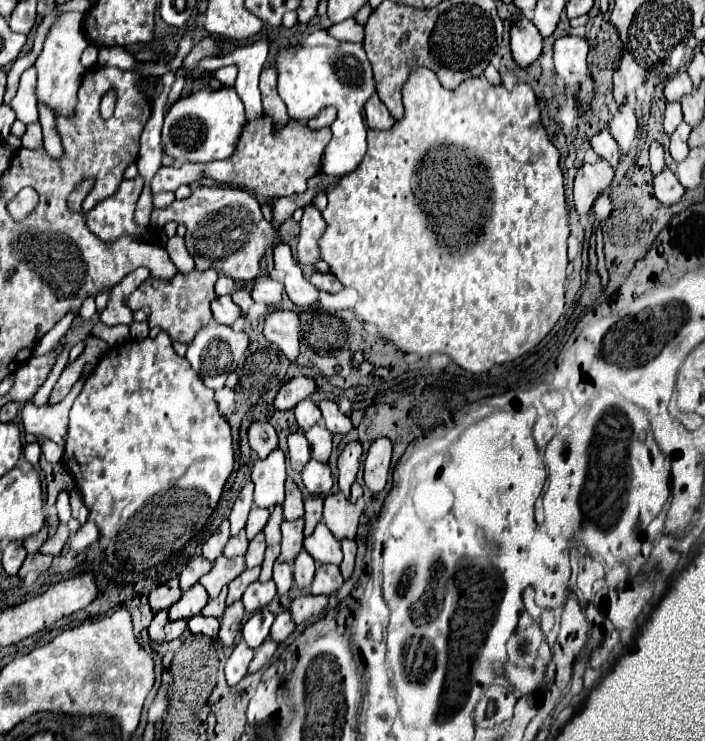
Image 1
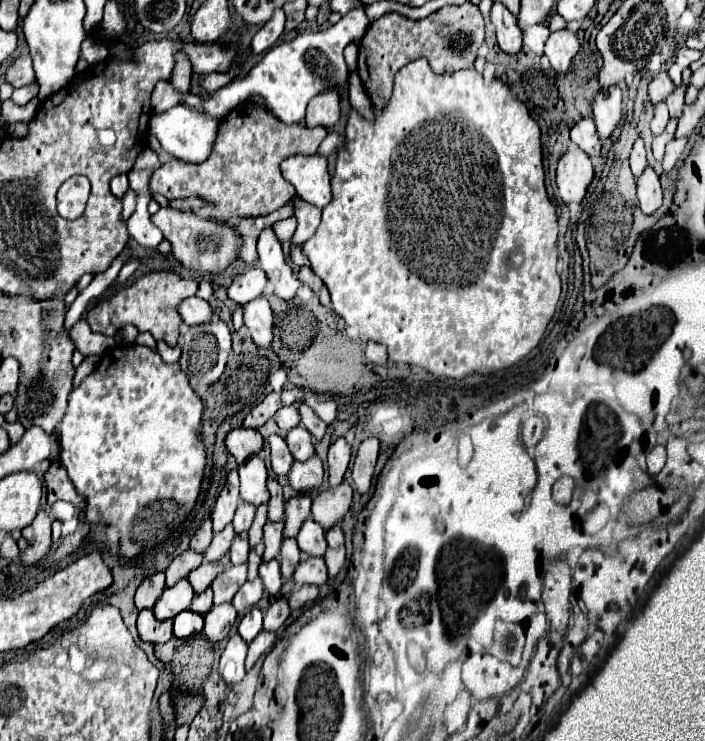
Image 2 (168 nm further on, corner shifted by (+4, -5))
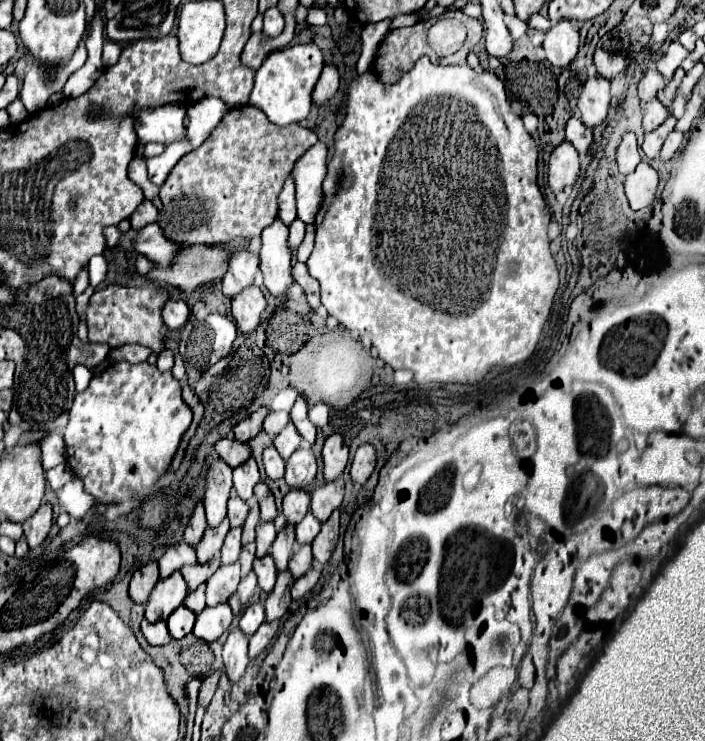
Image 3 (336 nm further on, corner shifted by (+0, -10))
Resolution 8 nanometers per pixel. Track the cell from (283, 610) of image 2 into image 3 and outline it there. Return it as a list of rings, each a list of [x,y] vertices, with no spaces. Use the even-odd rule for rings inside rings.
[[[288,569],[284,571],[278,571],[276,575],[276,585],[274,589],[268,593],[268,599],[266,599],[266,619],[268,621],[274,621],[274,619],[280,619],[288,607],[290,607],[290,589],[292,589],[292,583],[294,583],[294,577],[288,573]]]

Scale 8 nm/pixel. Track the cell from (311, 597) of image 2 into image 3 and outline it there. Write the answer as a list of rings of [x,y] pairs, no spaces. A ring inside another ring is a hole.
[[[312,567],[308,569],[300,579],[294,579],[294,585],[292,585],[292,599],[302,599],[302,597],[308,597],[312,591],[314,591],[314,585],[318,583],[320,579],[320,569]]]

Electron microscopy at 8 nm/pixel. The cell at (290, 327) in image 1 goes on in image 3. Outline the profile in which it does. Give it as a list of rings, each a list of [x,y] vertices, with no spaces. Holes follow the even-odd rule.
[[[256,285],[246,287],[244,291],[240,291],[240,295],[234,295],[230,305],[232,317],[242,333],[250,333],[260,325],[260,313],[264,309],[266,309],[266,299]]]

